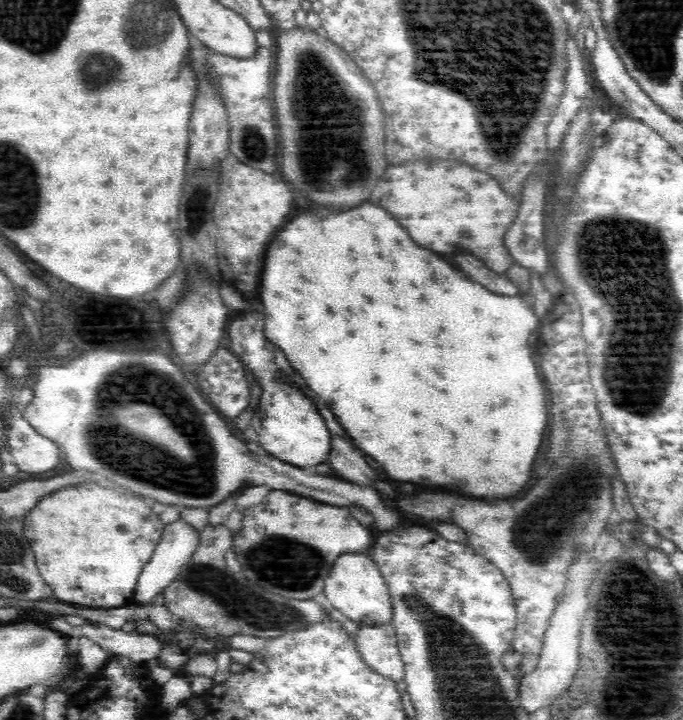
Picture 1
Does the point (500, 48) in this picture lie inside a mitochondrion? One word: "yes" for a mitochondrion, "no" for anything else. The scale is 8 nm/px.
yes

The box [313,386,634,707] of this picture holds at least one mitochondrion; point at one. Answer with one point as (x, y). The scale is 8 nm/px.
(568, 502)

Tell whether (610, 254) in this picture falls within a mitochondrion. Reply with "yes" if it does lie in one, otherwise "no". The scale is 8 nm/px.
yes

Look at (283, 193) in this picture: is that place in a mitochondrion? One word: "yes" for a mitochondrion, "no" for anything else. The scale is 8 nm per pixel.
no

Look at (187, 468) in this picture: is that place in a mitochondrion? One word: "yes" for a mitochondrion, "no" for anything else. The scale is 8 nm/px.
yes

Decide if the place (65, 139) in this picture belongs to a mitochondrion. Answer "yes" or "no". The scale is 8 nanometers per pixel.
no

